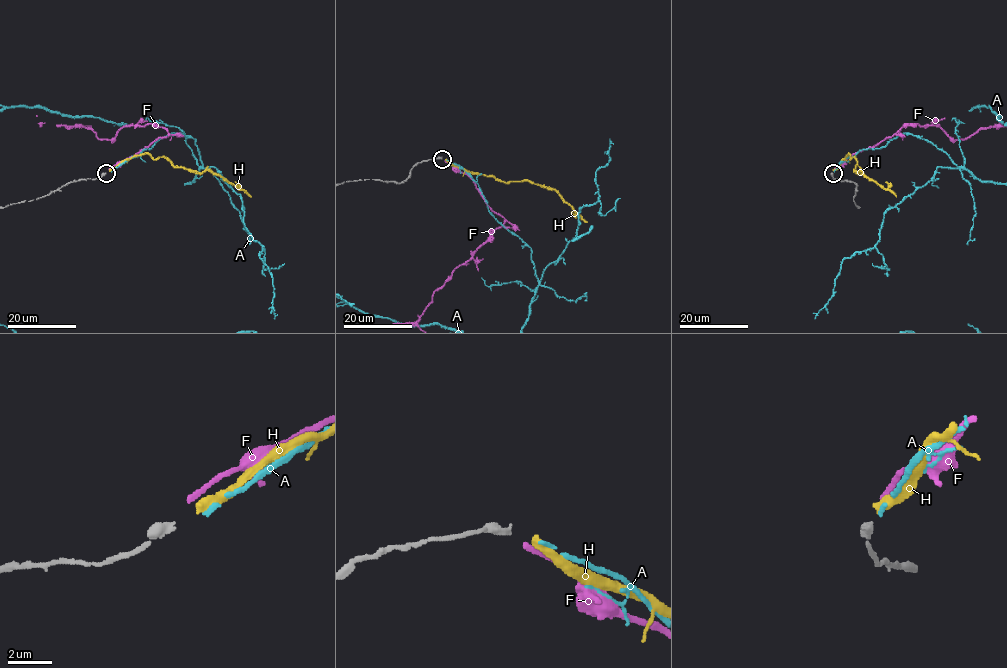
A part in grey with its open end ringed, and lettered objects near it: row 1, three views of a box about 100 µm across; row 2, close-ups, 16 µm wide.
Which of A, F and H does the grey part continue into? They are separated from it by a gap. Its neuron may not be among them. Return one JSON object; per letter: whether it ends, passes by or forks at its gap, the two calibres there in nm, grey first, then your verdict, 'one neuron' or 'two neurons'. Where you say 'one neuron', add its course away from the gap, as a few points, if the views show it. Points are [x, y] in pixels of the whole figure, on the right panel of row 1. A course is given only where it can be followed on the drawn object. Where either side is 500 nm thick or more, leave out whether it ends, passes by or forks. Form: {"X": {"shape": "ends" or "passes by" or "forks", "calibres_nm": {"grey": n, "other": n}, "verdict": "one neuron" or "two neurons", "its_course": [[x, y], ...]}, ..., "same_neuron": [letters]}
{"A": {"shape": "ends", "calibres_nm": {"grey": 360, "other": 180}, "verdict": "one neuron"}, "F": {"shape": "ends", "calibres_nm": {"grey": 360, "other": 240}, "verdict": "two neurons"}, "H": {"shape": "ends", "calibres_nm": {"grey": 360, "other": 400}, "verdict": "two neurons"}, "same_neuron": ["A"]}

